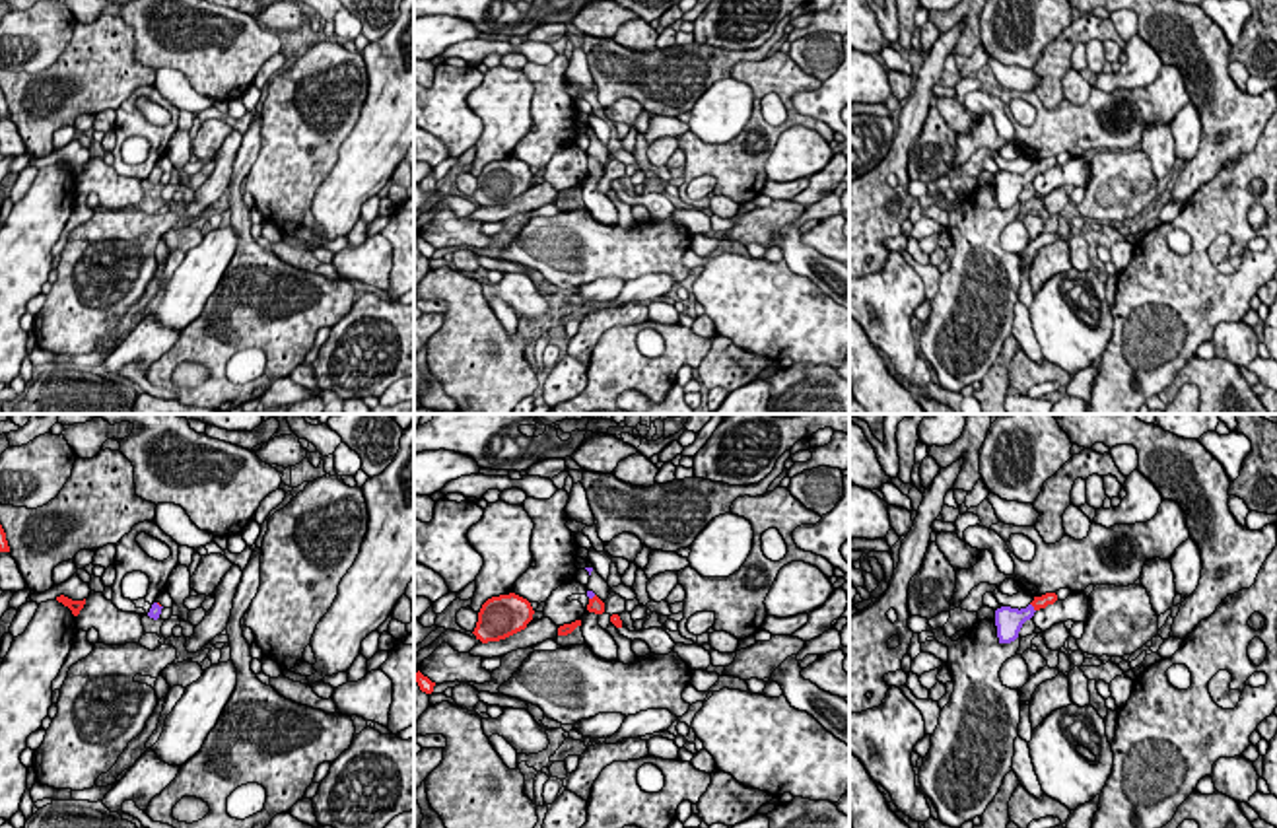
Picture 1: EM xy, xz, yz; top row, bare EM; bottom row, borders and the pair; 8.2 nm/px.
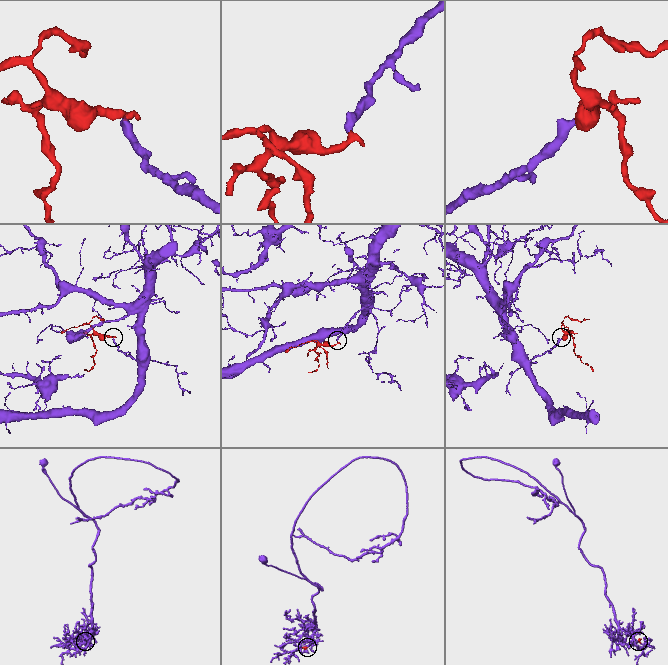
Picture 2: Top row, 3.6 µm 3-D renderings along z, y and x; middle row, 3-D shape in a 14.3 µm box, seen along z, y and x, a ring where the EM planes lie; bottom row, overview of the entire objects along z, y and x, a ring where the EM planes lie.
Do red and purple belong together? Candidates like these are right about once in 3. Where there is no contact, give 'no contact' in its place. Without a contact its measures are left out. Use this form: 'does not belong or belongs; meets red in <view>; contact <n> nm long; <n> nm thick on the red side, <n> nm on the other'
belongs; meets red in yz; contact 90 nm long; 100 nm thick on the red side, 220 nm on the other

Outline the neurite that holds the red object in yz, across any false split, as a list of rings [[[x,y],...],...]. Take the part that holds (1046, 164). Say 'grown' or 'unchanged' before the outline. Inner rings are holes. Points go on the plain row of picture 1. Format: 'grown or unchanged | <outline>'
grown | [[[1046,157],[1042,161],[1034,161],[1034,165],[1026,173],[1011,173],[1001,171],[995,175],[995,190],[999,208],[1011,208],[1018,202],[1018,196],[1026,185],[1034,181],[1036,175],[1046,173],[1057,165],[1055,157]]]

